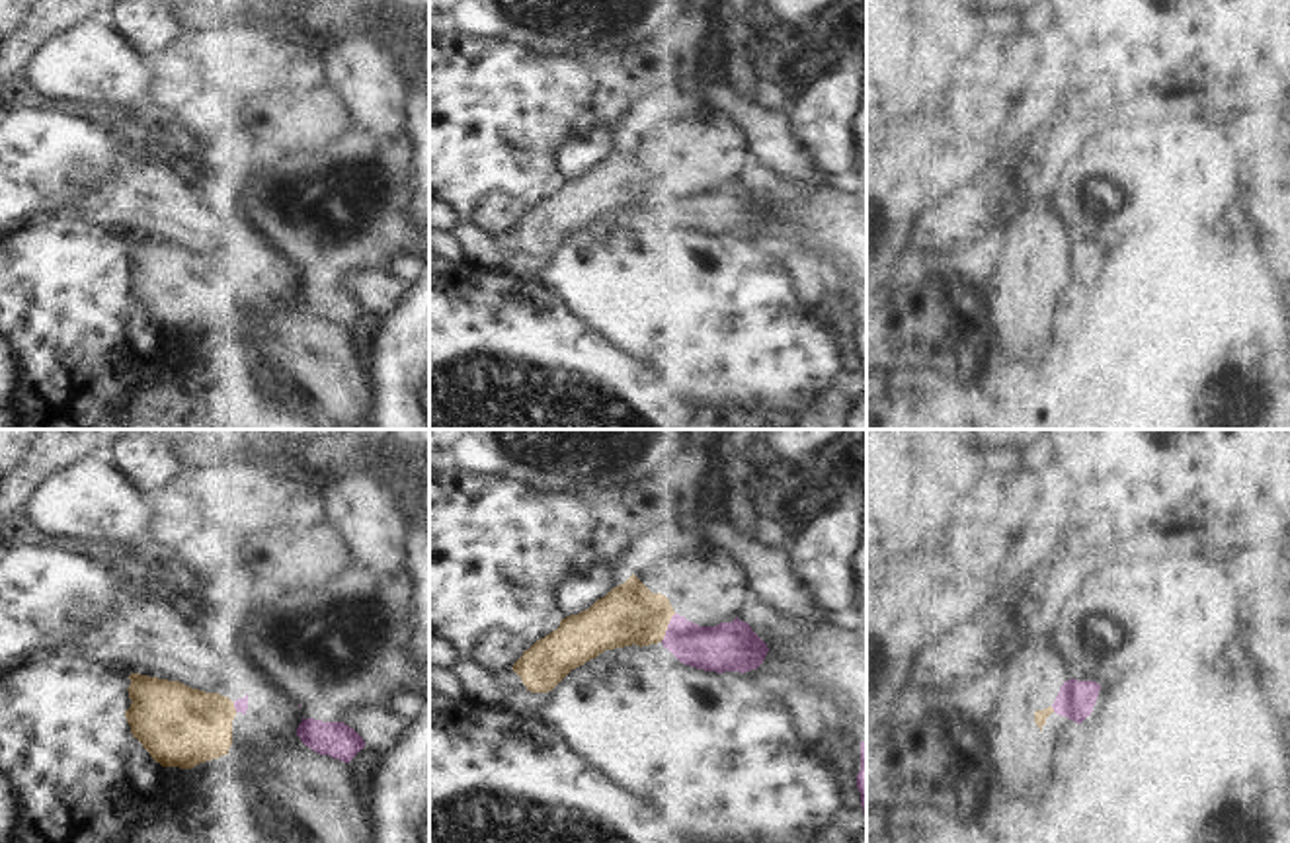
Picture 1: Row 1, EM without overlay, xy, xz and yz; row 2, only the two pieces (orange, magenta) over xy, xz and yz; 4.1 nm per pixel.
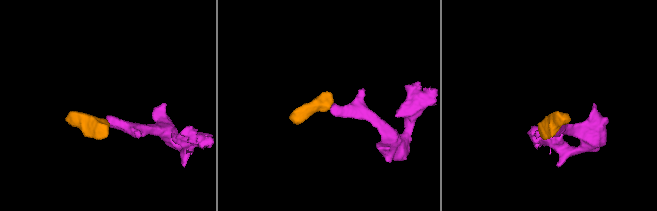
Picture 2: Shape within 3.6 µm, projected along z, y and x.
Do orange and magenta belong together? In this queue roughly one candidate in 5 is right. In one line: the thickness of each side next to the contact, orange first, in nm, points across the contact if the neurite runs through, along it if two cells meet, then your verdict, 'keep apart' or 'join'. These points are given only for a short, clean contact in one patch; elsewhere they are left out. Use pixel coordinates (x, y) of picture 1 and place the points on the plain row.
calibres 240 and 190 nm; border xz (676, 176), (660, 203); keep apart

